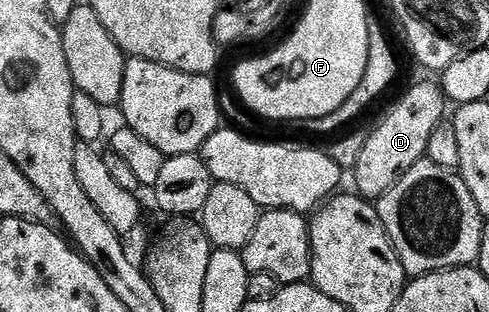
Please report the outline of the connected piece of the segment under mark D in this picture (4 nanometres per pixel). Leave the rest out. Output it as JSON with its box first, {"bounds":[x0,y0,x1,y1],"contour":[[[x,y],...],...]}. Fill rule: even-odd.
{"bounds":[353,82,445,200],"contour":[[[419,82],[400,96],[399,103],[380,120],[379,127],[368,133],[365,148],[361,148],[361,156],[357,156],[353,177],[359,197],[378,200],[413,164],[427,157],[429,136],[445,118],[443,106],[443,92],[436,83],[434,86],[431,82]]]}

